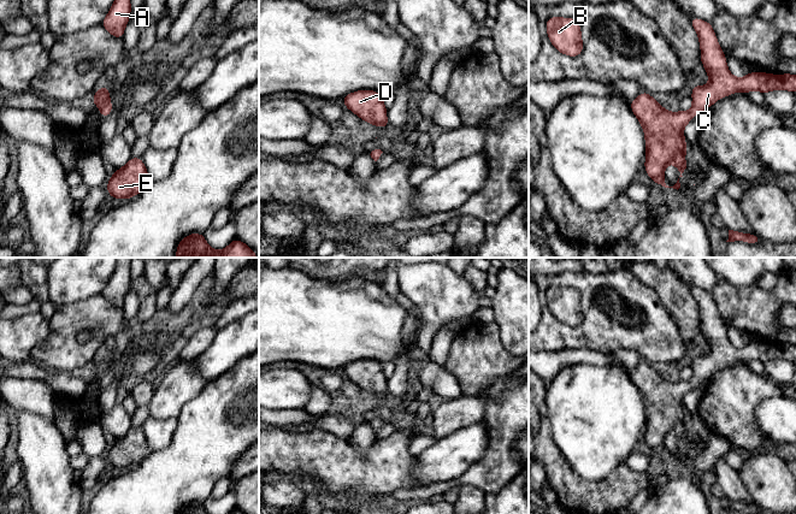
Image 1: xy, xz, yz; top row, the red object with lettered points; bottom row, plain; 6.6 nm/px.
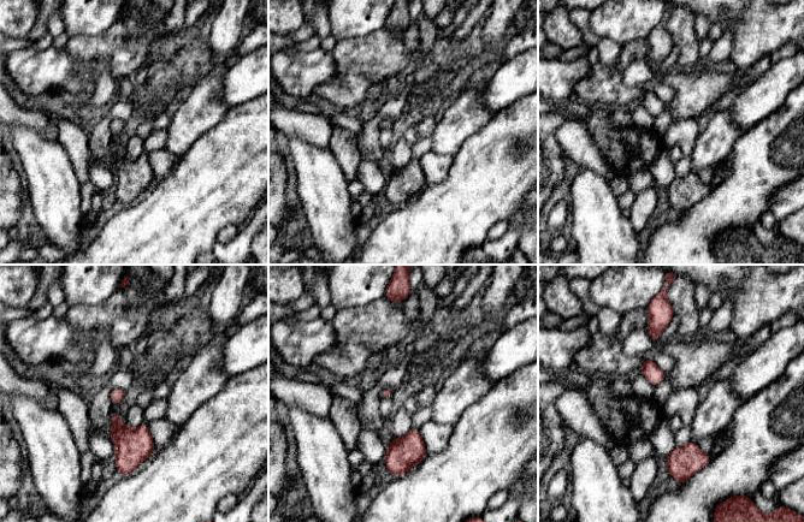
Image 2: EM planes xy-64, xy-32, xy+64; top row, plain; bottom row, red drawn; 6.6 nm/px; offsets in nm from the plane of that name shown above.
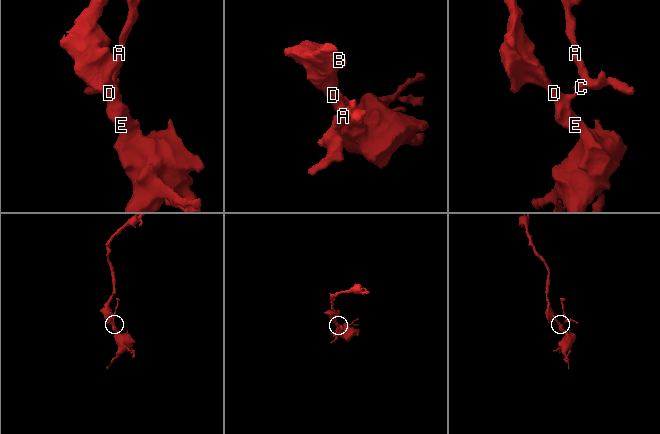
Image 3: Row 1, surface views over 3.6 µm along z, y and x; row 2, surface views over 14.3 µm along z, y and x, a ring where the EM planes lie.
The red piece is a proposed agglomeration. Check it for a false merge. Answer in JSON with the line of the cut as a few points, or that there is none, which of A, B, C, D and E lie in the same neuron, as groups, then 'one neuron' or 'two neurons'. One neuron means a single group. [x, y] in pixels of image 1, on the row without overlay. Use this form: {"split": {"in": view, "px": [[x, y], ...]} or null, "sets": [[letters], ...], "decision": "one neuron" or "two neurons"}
{"split": null, "sets": [["A", "B", "C", "D", "E"]], "decision": "one neuron"}

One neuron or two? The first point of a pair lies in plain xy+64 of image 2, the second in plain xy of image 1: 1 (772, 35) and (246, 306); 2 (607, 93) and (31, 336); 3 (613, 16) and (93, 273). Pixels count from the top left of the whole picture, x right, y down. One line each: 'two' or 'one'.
1: two
2: two
3: one

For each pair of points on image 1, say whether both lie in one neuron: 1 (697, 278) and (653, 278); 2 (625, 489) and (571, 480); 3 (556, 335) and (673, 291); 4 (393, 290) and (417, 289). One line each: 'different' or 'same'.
1: different
2: same
3: different
4: different

